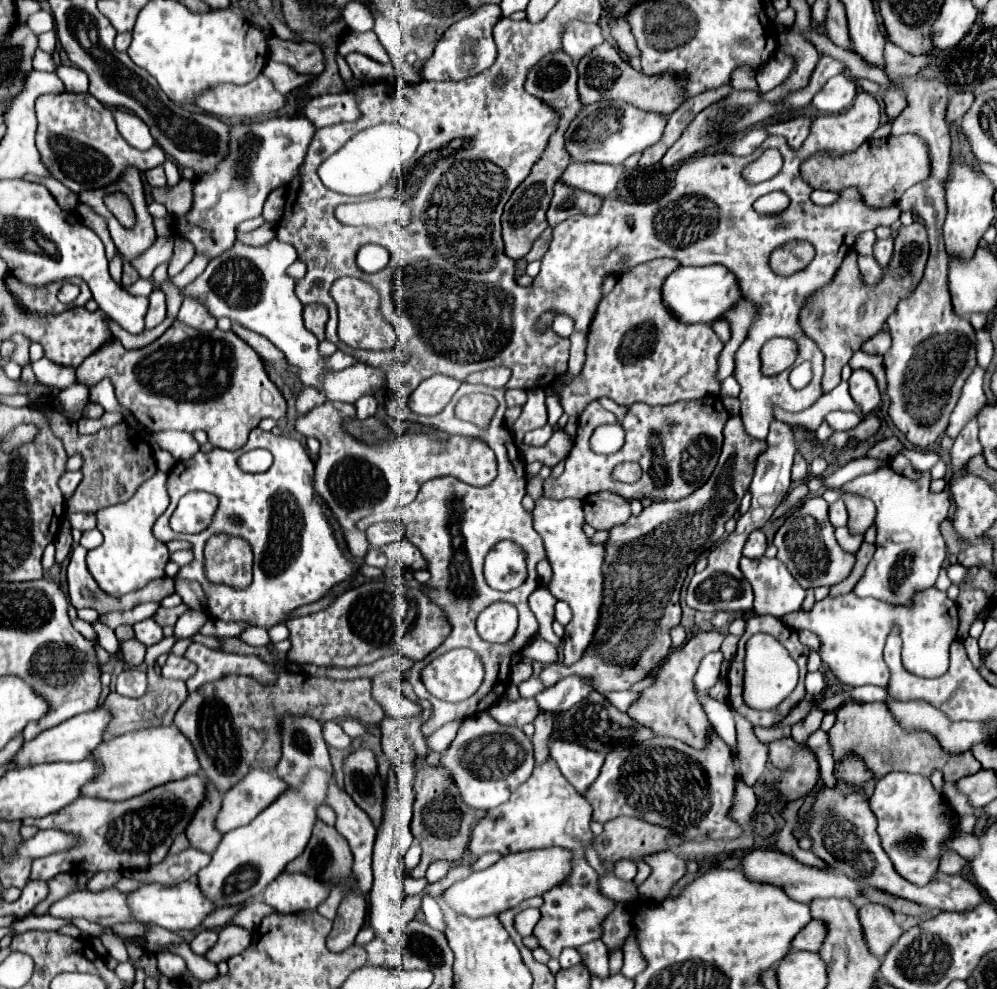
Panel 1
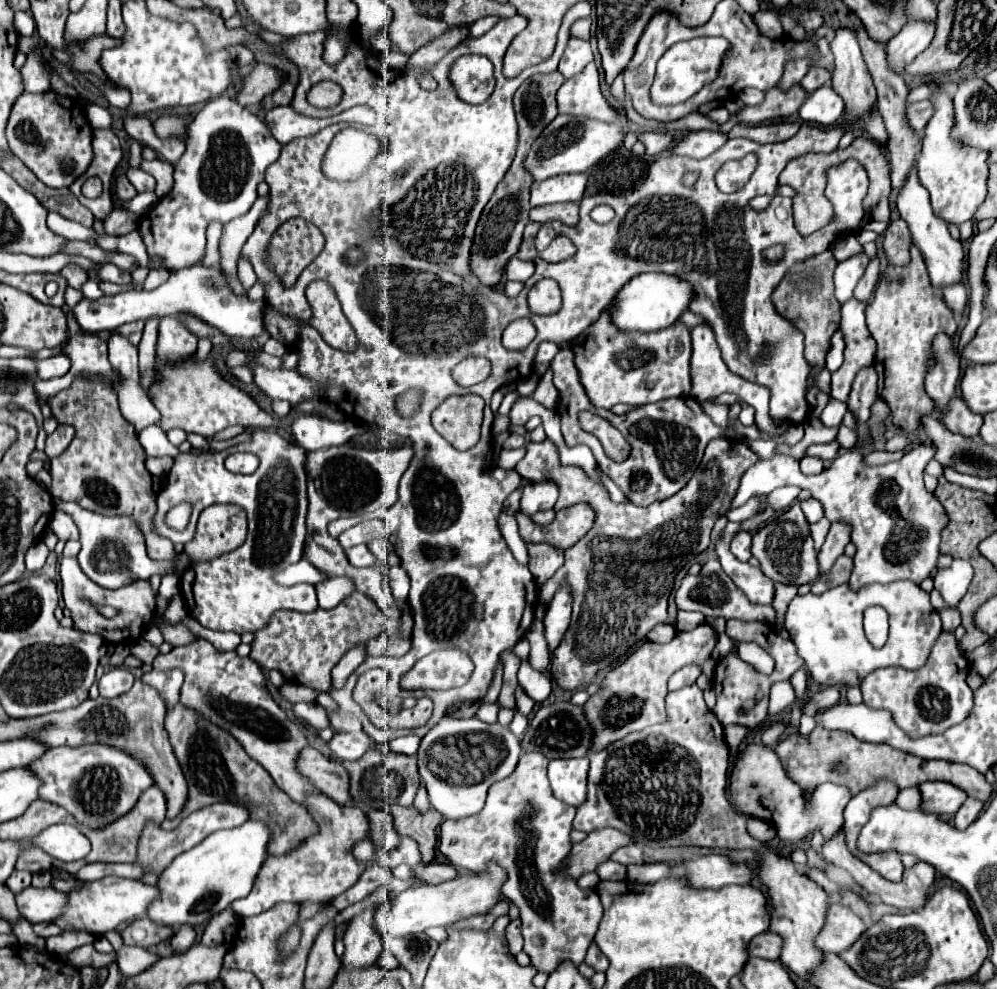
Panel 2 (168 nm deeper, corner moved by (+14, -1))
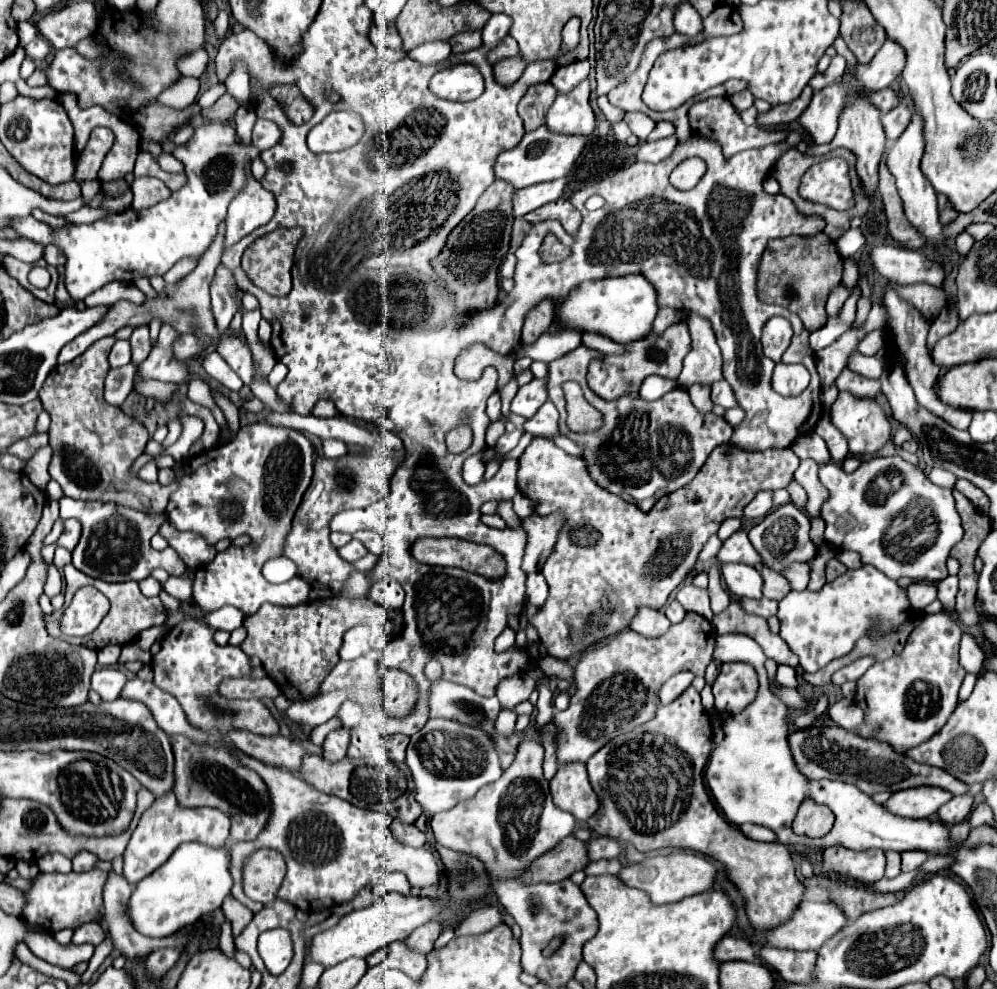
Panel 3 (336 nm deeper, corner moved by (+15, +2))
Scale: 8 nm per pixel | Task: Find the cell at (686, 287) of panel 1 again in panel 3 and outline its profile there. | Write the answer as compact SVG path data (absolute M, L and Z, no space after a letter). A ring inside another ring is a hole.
M629 274L621 278L583 282L573 288L569 298L559 306L559 326L579 332L595 332L611 338L613 342L627 344L641 340L651 332L657 310L655 288L641 274Z

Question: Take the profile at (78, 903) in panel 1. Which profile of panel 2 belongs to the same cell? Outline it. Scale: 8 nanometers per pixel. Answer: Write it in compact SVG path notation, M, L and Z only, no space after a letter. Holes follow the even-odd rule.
M28 887L16 895L16 905L18 905L18 911L30 923L42 923L42 921L52 923L66 909L68 895L62 891L56 891L52 887L48 887L48 889Z

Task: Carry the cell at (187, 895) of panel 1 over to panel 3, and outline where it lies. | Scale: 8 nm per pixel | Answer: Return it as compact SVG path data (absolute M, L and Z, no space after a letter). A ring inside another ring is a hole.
M103 870L69 872L69 874L39 872L31 882L31 886L25 890L27 904L23 910L23 918L51 932L69 926L81 926L87 922L101 922L99 914L103 912L103 886L105 886Z

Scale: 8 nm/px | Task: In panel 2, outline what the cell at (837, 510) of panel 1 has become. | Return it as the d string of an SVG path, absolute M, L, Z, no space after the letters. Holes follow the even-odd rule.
M806 499L806 501L800 501L800 507L808 519L808 523L814 523L814 521L820 521L824 517L822 513L822 503L818 499Z

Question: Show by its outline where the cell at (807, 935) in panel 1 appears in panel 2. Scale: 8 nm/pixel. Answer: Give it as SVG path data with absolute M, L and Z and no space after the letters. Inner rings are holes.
M774 931L760 933L750 941L750 957L762 957L762 959L778 959L782 951L782 937Z

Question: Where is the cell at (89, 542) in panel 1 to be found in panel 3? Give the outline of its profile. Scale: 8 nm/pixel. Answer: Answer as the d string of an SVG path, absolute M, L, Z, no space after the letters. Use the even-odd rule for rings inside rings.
M57 546L57 550L55 550L55 558L53 558L53 564L55 564L59 570L63 570L69 562L71 562L71 552L65 550L65 548L61 548L61 546Z

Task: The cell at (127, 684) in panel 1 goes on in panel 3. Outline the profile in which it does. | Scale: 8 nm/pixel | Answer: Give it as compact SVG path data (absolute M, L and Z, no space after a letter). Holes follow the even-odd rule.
M107 666L107 668L101 668L101 670L95 670L93 672L93 678L91 678L91 688L105 700L115 700L119 698L119 692L121 688L125 686L127 682L127 676L119 670L119 668L113 668L113 666Z

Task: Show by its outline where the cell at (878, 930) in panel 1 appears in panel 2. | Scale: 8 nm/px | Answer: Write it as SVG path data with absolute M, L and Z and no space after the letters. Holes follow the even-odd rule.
M834 903L828 911L826 927L818 935L816 945L826 953L840 955L842 951L850 949L850 945L854 945L854 941L858 941L864 931L866 923L850 907Z

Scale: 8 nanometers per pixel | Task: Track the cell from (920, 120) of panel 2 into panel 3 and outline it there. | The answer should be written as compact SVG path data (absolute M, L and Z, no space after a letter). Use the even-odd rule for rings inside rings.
M899 104L897 108L881 116L881 124L885 128L887 142L895 142L903 134L903 130L909 124L909 118L911 118L911 110L905 104Z

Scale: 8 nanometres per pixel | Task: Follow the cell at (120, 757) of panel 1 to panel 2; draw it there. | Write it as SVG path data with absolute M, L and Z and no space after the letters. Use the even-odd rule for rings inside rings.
M102 743L54 747L42 759L34 761L30 769L44 781L40 787L40 799L64 807L82 825L90 825L90 829L100 829L128 813L136 805L140 793L154 783L142 761L118 747Z

